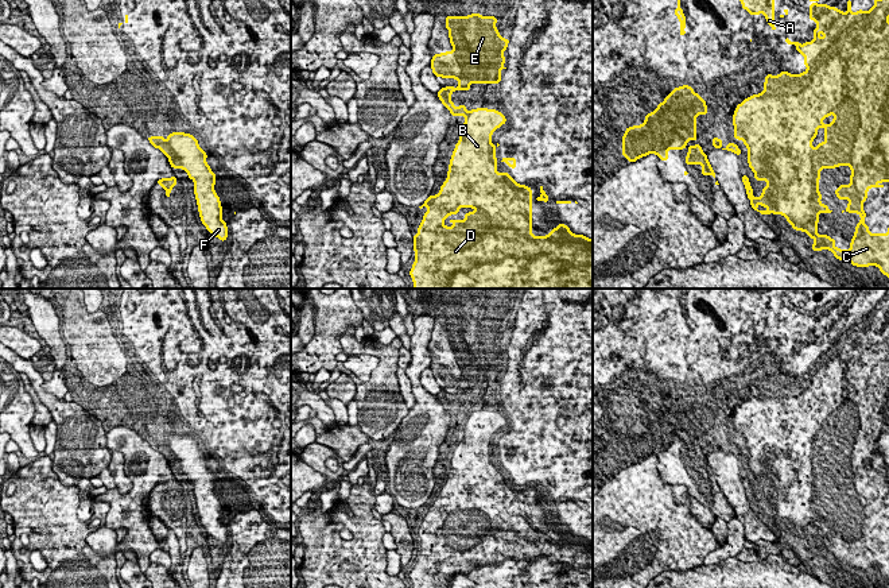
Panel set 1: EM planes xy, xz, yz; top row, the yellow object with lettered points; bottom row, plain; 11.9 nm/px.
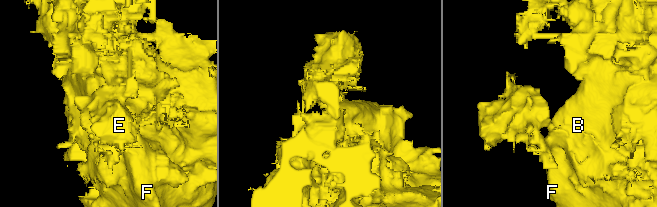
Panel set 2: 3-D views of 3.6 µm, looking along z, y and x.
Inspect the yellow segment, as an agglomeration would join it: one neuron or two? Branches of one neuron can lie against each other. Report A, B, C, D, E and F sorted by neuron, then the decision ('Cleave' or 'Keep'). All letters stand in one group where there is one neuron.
Groups: A B C D F / E. Cleave

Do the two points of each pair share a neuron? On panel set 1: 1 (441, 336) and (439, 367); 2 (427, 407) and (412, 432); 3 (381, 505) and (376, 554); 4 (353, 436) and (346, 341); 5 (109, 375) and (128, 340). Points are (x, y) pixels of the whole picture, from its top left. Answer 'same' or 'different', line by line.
1: same
2: same
3: different
4: different
5: different

